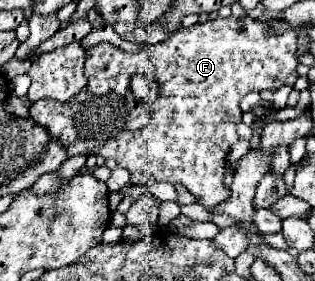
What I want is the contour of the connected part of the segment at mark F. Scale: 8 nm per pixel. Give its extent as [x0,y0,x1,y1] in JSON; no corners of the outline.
[29,17,297,209]

